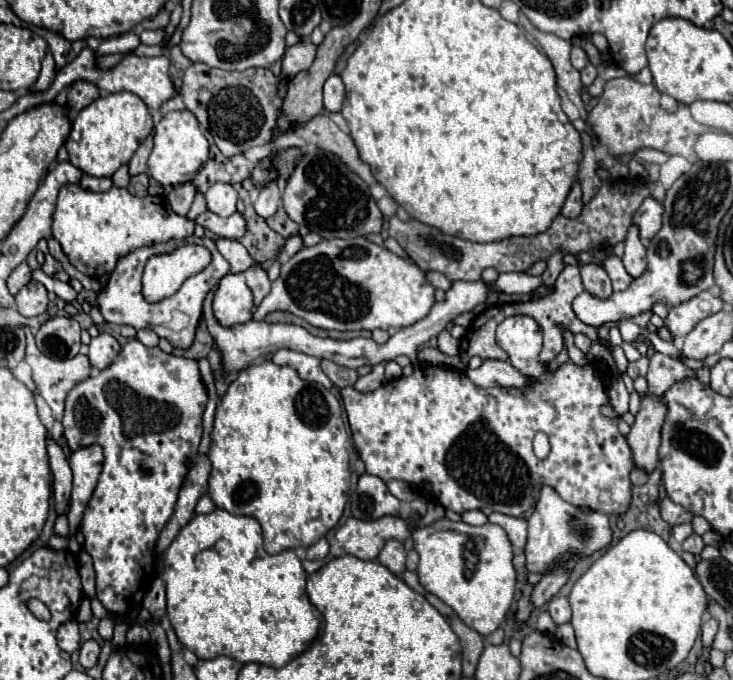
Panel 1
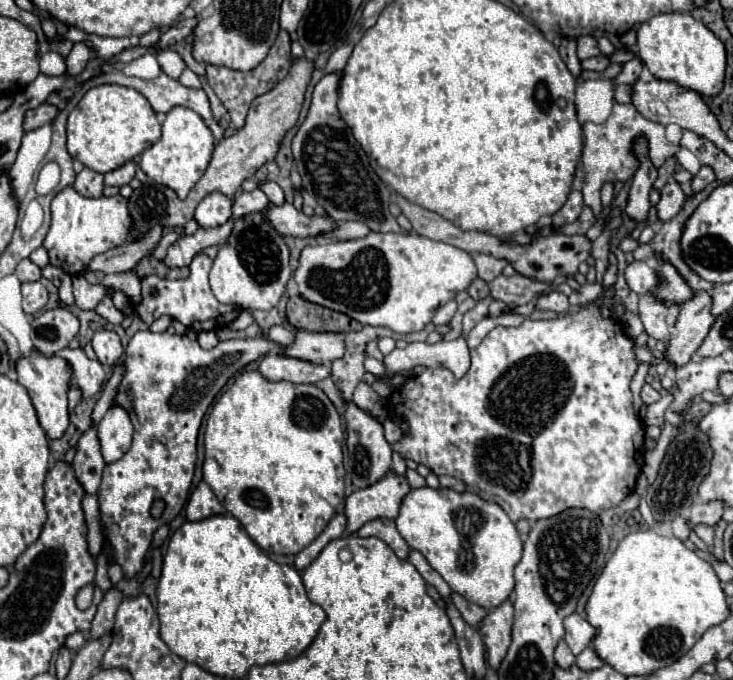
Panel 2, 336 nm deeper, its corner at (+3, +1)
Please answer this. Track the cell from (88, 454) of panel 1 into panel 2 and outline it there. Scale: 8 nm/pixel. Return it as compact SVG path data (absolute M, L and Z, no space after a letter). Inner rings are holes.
M110 408L96 426L100 452L106 464L116 462L132 444L132 422L122 408Z

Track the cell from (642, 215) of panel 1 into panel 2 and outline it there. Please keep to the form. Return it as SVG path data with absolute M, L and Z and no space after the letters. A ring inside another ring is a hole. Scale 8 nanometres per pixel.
M674 180L668 182L668 184L660 190L660 202L656 204L658 218L660 218L662 222L674 218L674 216L682 210L684 202L686 202L686 194L682 192L682 188L680 188Z

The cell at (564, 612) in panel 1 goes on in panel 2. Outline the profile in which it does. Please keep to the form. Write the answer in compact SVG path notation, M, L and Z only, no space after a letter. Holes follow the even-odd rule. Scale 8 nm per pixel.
M576 612L564 618L564 628L566 628L564 640L566 640L566 644L570 646L570 650L572 650L574 656L578 656L584 648L588 648L590 642L592 642L592 638L594 638L594 634L596 634L596 628L592 628L592 626L590 626L582 616L578 616Z

